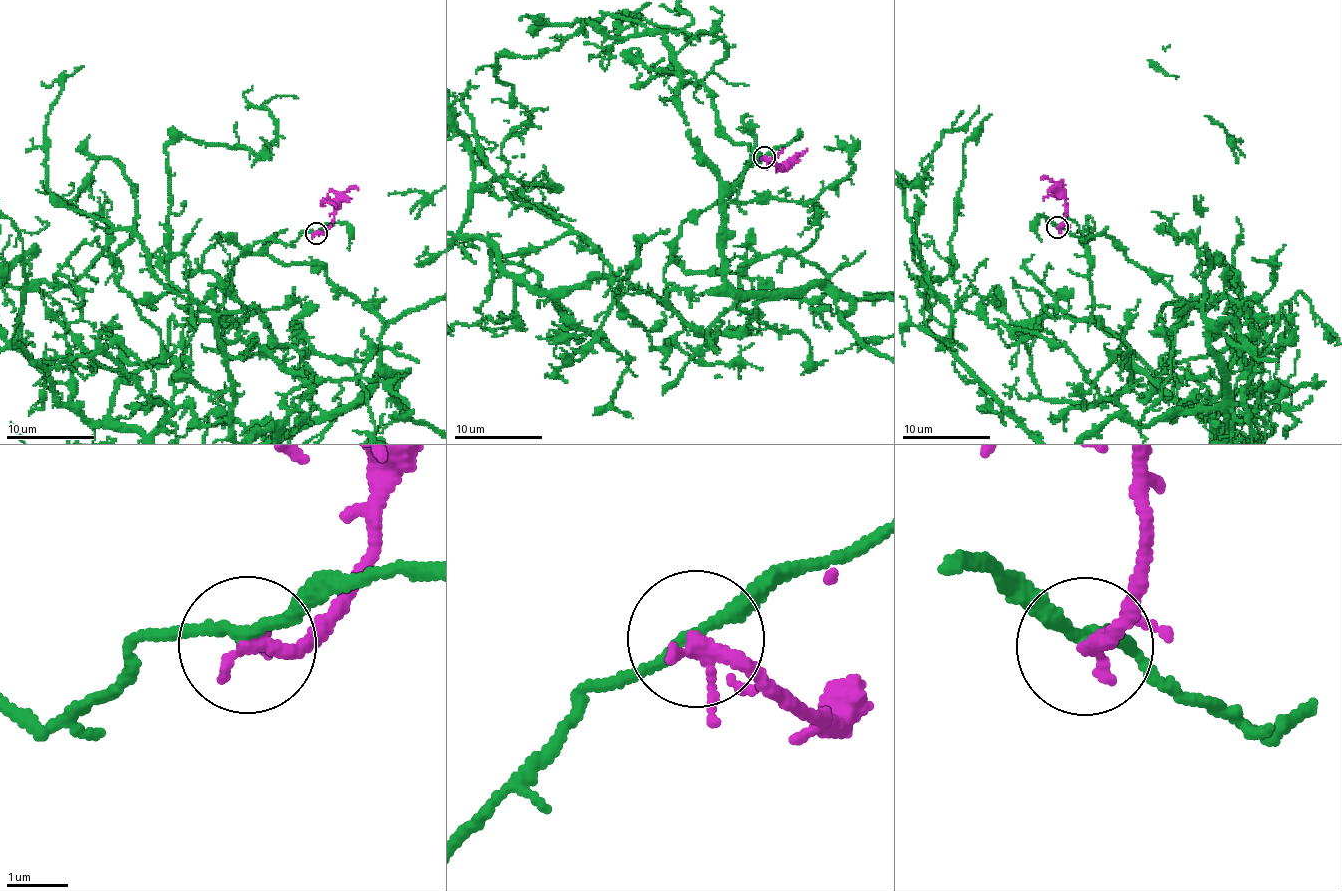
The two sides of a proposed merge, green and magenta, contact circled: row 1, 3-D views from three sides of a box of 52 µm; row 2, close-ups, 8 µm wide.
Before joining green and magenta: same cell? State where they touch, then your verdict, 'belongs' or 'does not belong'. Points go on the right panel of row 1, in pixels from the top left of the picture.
at (1057, 227); does not belong

